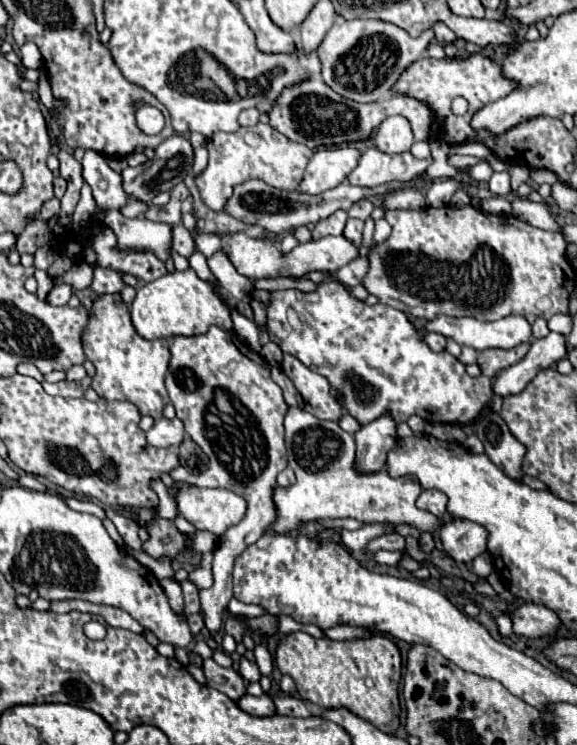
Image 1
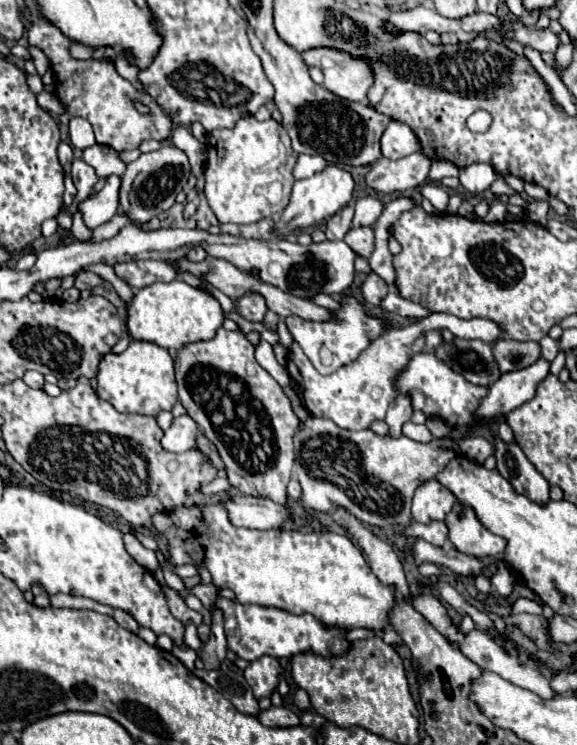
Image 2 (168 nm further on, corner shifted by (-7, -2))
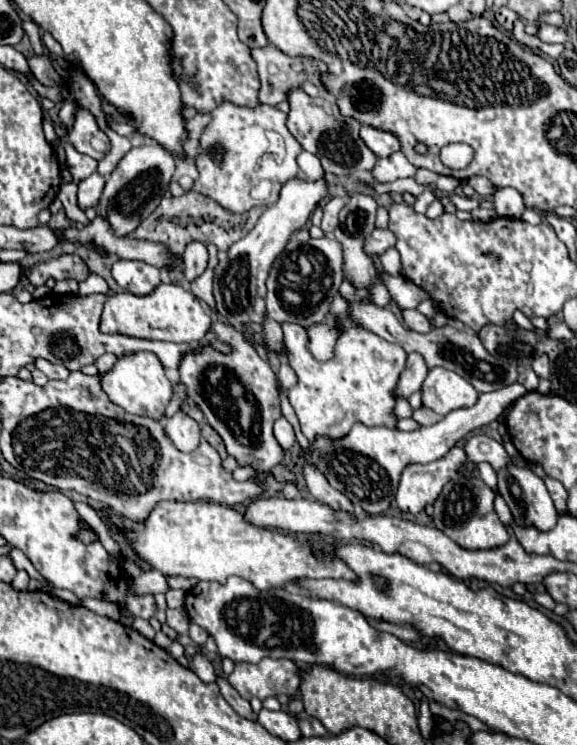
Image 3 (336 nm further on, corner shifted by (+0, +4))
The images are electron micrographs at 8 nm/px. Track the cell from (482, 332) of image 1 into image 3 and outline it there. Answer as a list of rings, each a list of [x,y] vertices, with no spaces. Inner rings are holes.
[[[283,323],[283,333],[285,347],[289,349],[289,365],[299,377],[293,391],[287,391],[287,397],[299,417],[303,435],[309,441],[315,441],[315,437],[345,437],[355,421],[361,421],[367,427],[397,427],[397,417],[393,413],[397,403],[395,387],[407,359],[407,353],[399,345],[377,337],[367,329],[351,327],[339,333],[333,357],[321,363],[303,347],[303,337],[307,337],[307,333],[301,325]]]

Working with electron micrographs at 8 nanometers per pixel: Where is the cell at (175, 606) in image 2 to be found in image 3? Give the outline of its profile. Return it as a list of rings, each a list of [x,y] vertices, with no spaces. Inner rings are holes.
[[[167,609],[167,625],[173,627],[179,635],[187,635],[189,621],[185,615],[185,609]]]

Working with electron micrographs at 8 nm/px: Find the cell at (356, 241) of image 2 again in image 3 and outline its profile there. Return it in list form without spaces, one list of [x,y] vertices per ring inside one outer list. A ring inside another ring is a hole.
[[[375,229],[369,239],[365,241],[365,251],[371,255],[371,257],[379,257],[383,255],[387,249],[391,249],[395,245],[397,237],[389,231],[389,229]]]

